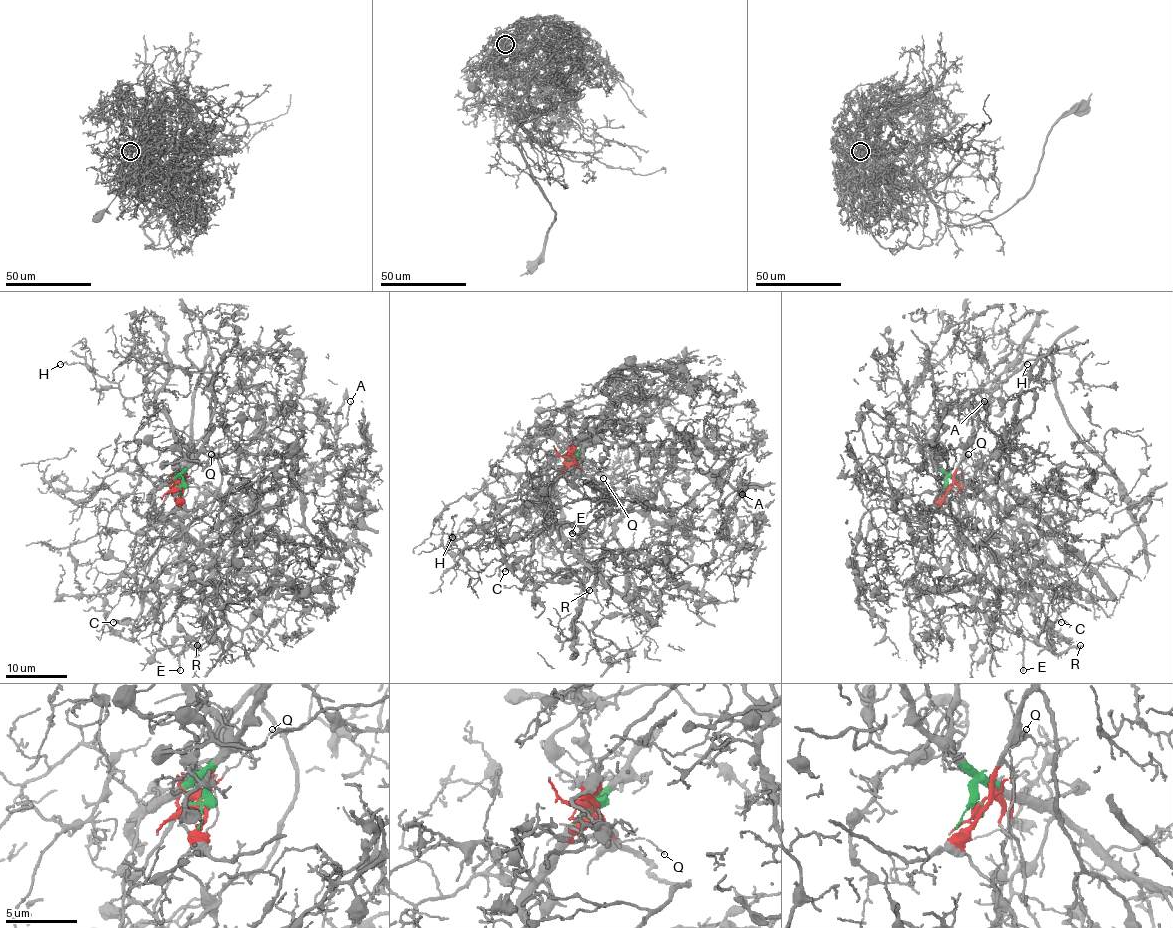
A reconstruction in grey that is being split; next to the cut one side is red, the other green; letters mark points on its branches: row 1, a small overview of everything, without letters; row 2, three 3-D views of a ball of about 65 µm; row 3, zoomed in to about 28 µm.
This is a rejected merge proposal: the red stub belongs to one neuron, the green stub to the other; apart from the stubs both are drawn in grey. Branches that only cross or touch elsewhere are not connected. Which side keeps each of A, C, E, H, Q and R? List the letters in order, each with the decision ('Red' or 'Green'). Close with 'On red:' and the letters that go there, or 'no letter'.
A: Green
C: Red
E: Red
H: Green
Q: Red
R: Red
On red: C, E, Q, R

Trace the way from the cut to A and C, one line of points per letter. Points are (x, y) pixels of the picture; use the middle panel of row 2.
A: (569, 457), (583, 445), (555, 428), (577, 411), (657, 412), (735, 489), (720, 509), (735, 514), (743, 494)
C: (569, 457), (598, 488), (614, 491), (572, 523), (550, 523), (534, 539), (534, 551), (518, 557), (504, 571)

